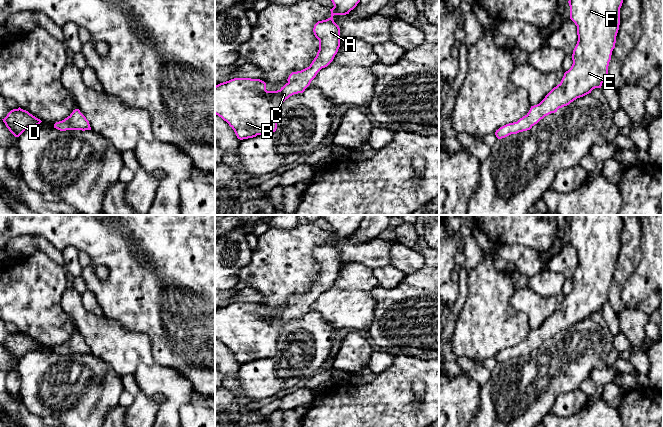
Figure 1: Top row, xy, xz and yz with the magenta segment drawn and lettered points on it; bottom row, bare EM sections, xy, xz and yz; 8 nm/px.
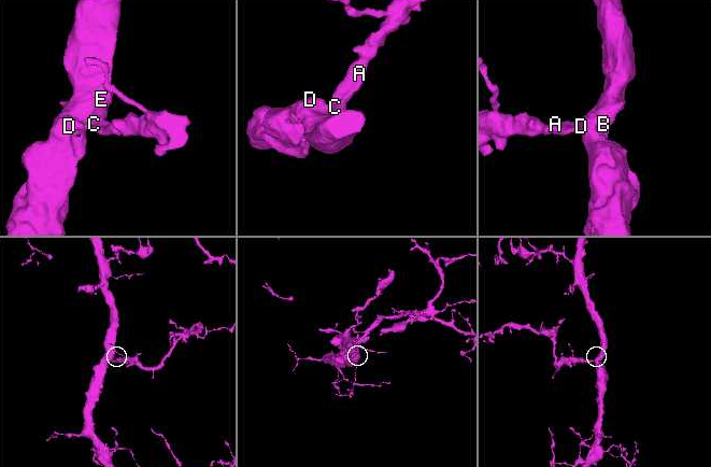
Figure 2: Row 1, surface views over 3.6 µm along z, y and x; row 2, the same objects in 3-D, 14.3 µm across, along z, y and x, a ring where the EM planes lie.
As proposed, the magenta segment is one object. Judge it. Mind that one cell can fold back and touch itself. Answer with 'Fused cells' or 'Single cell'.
Single cell

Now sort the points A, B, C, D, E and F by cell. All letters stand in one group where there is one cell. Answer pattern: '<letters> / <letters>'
A B C D E F

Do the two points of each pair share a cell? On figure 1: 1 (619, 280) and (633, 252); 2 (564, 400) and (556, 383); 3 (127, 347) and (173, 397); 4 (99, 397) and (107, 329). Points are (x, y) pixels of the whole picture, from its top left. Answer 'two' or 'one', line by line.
1: one
2: two
3: two
4: two

